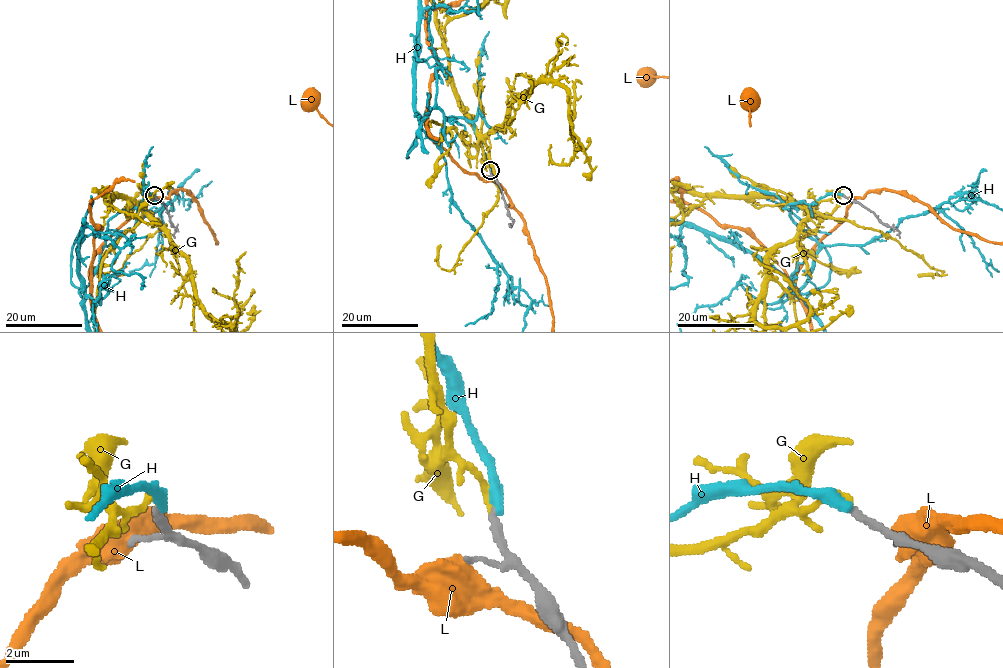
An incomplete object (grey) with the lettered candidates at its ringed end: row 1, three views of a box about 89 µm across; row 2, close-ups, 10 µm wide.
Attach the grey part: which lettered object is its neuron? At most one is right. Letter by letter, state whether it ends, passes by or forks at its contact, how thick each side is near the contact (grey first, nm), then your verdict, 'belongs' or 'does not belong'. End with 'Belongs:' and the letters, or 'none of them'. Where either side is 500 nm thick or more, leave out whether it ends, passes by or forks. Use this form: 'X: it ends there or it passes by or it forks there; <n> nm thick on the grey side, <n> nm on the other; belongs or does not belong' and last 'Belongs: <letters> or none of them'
G: it ends there; 240 nm thick on the grey side, 190 nm on the other; does not belong
H: it ends there; 260 nm thick on the grey side, 360 nm on the other; belongs
L: 150 nm thick on the grey side, 850 nm on the other; does not belong
Belongs: H

